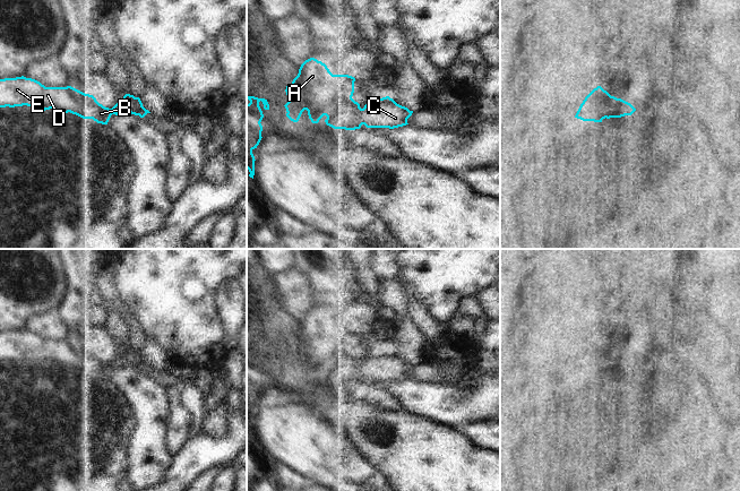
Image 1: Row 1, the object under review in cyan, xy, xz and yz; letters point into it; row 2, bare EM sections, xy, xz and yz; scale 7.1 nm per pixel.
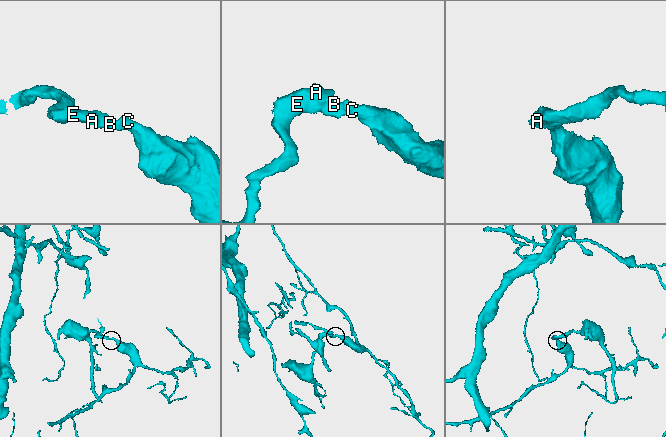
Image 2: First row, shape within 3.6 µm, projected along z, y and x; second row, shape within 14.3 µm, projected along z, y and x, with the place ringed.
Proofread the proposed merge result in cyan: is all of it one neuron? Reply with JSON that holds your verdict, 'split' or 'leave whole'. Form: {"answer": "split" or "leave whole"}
{"answer": "split"}

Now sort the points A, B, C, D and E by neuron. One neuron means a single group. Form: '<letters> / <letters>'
A D E / B C

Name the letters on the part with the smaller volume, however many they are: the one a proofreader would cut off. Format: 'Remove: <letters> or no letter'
Remove: A, D, E

